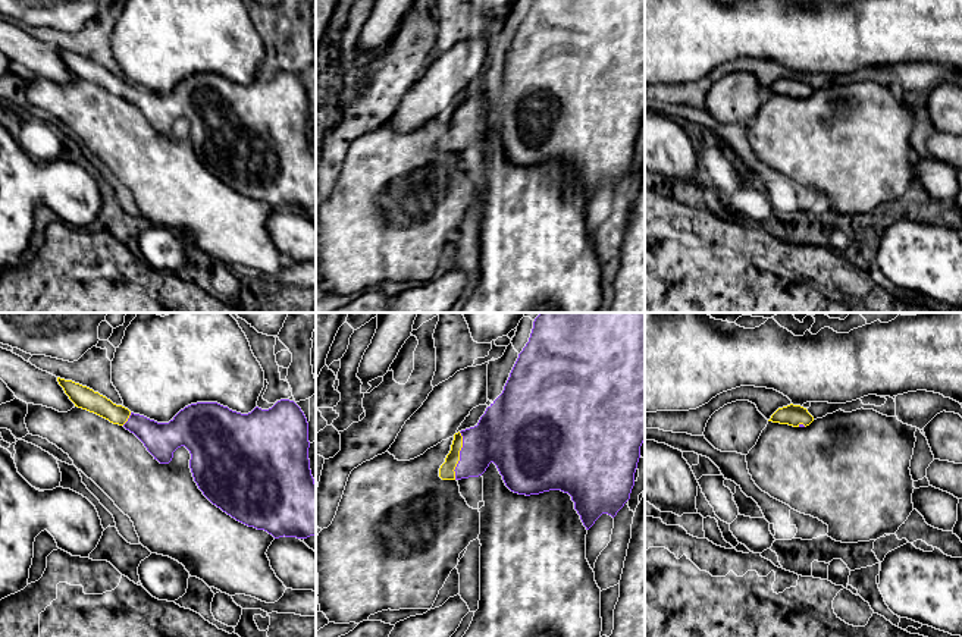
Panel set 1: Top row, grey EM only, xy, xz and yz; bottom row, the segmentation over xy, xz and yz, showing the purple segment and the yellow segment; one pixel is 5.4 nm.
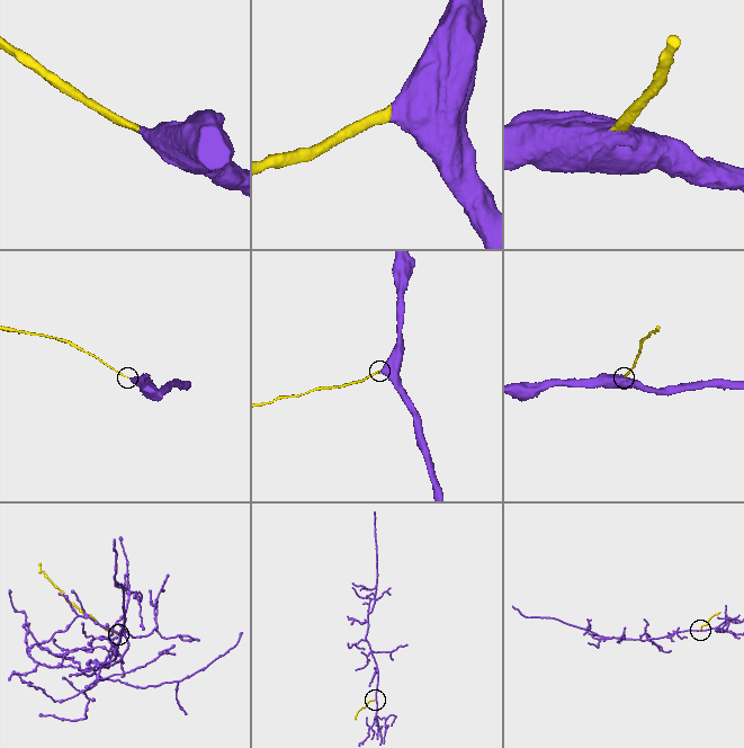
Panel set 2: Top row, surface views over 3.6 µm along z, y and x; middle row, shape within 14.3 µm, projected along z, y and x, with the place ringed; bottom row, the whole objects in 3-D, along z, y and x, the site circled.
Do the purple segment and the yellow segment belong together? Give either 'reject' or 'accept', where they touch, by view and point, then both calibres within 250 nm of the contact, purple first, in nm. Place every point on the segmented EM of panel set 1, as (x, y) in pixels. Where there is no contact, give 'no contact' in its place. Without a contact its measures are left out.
accept; meets purple in xz at (460, 455); 300 nm thick on the purple side, 80 nm on the other

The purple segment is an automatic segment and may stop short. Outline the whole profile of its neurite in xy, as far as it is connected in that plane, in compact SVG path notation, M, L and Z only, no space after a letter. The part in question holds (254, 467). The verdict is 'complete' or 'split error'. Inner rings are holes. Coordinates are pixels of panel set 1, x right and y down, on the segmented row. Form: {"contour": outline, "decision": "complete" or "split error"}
{"contour": "M57 377L57 382L75 407L94 412L113 424L123 426L144 443L160 464L169 464L173 452L185 446L191 454L189 468L198 489L213 505L236 521L264 530L275 539L316 536L316 483L308 459L308 423L294 401L281 399L269 410L256 407L248 414L232 411L217 402L197 402L181 410L169 423L157 423L113 404L87 386L60 377Z", "decision": "split error"}

